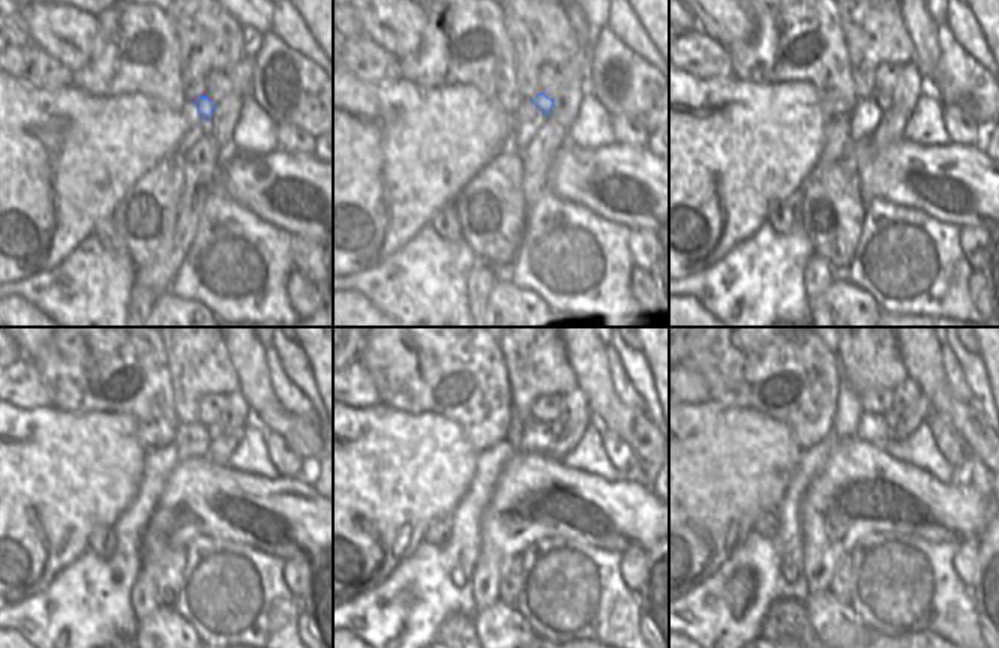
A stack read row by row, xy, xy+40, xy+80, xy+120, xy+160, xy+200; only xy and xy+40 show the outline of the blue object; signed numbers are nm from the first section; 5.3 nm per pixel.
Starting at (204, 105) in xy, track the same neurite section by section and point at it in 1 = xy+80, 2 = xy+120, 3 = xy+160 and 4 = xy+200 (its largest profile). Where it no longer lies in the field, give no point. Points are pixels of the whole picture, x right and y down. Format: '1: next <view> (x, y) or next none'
1: next xy+80 (884, 101)
2: next xy+120 (213, 431)
3: next xy+160 (555, 426)
4: next xy+200 (891, 416)

